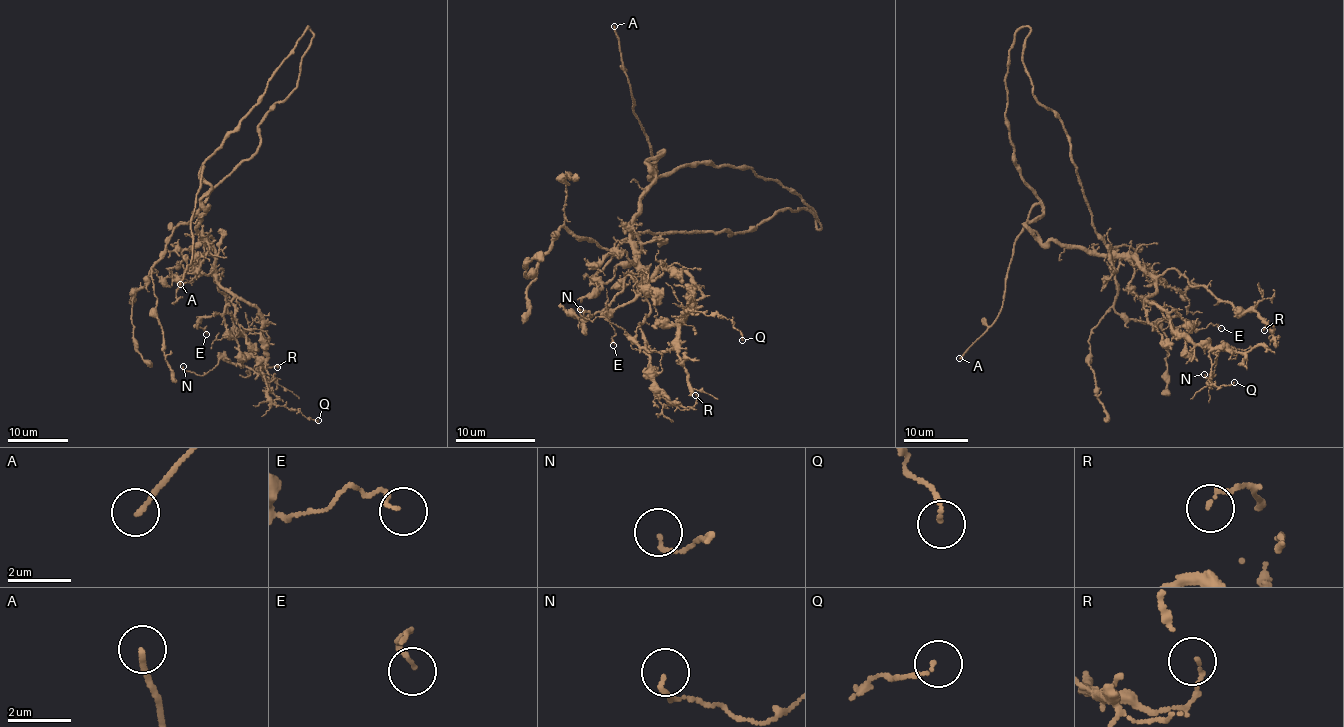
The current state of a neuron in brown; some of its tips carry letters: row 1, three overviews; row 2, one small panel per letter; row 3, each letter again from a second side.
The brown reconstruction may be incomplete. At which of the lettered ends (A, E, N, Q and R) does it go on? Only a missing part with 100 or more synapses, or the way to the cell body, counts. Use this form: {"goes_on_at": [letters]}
{"goes_on_at": ["A"]}

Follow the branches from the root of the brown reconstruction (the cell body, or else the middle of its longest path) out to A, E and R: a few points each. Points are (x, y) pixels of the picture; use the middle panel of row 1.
A: (637, 250), (631, 216), (654, 177), (647, 162), (663, 154), (652, 154), (635, 115), (614, 26)
E: (637, 250), (637, 261), (645, 269), (642, 283), (660, 267), (662, 272), (606, 315), (614, 329), (613, 345)
R: (637, 250), (649, 303), (639, 325), (649, 373), (673, 403), (689, 407), (695, 395)

